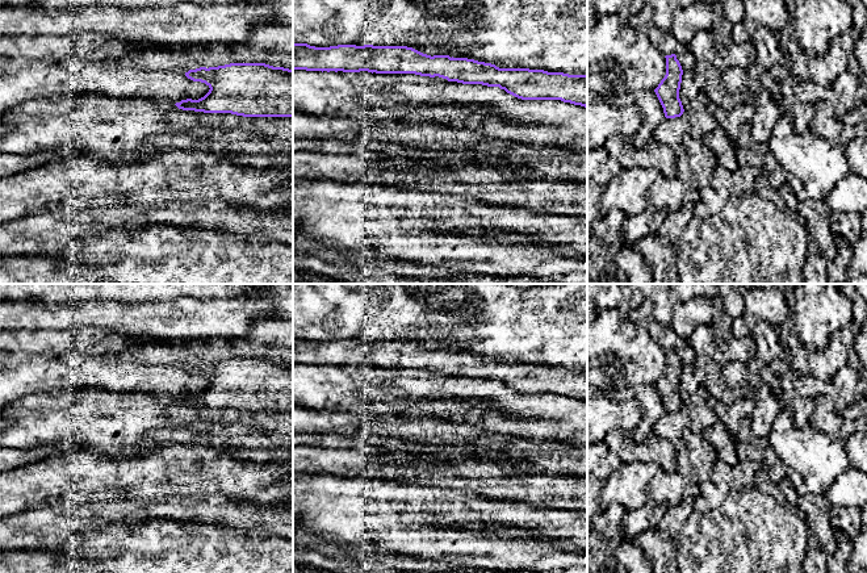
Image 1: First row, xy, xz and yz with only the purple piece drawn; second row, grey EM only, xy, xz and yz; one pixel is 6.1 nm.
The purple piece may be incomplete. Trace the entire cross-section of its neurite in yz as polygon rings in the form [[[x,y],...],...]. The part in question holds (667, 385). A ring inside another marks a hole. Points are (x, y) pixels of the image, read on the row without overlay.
[[[675,348],[666,350],[666,369],[654,384],[666,413],[680,411],[684,406],[679,393],[683,364]]]

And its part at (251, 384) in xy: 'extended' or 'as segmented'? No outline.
as segmented

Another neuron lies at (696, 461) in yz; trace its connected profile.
[[[690,428],[684,430],[683,439],[684,448],[677,449],[675,470],[661,470],[652,478],[645,502],[669,509],[686,497],[696,498],[699,485],[711,478],[719,459],[715,447],[703,435],[692,434]]]

